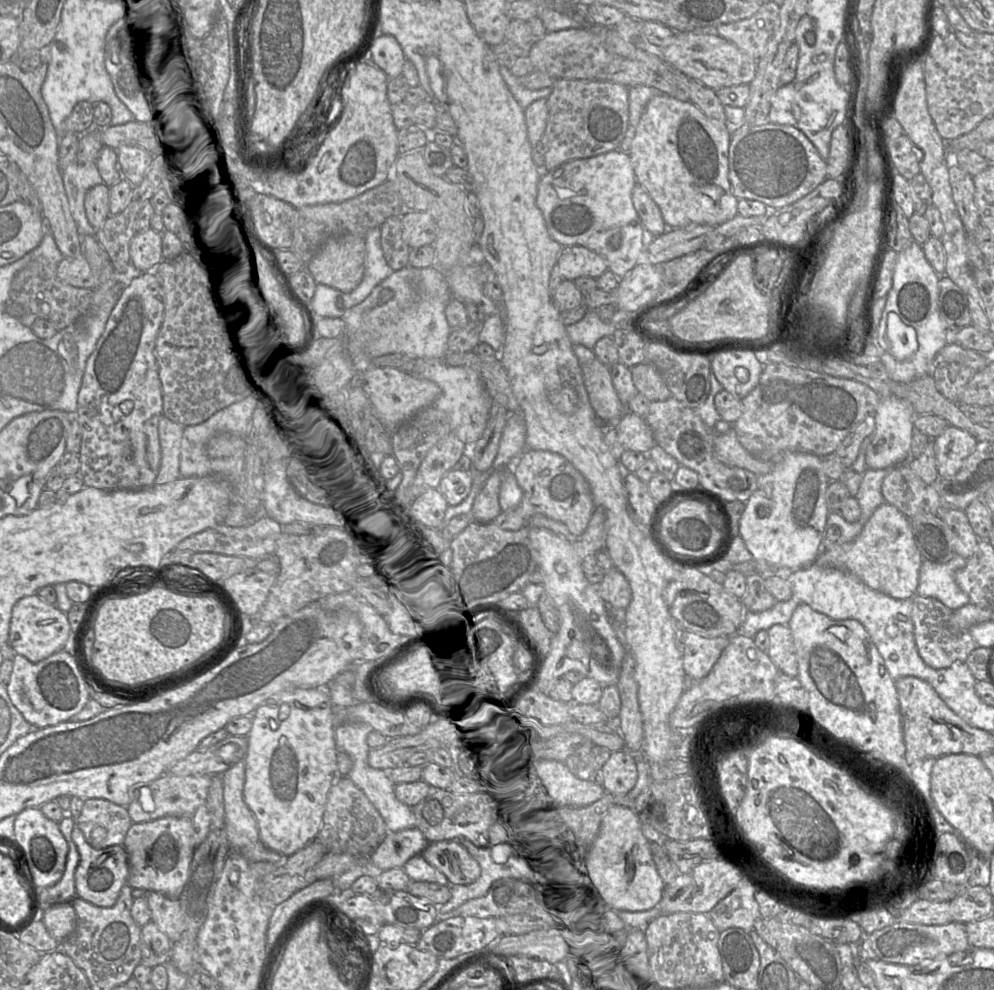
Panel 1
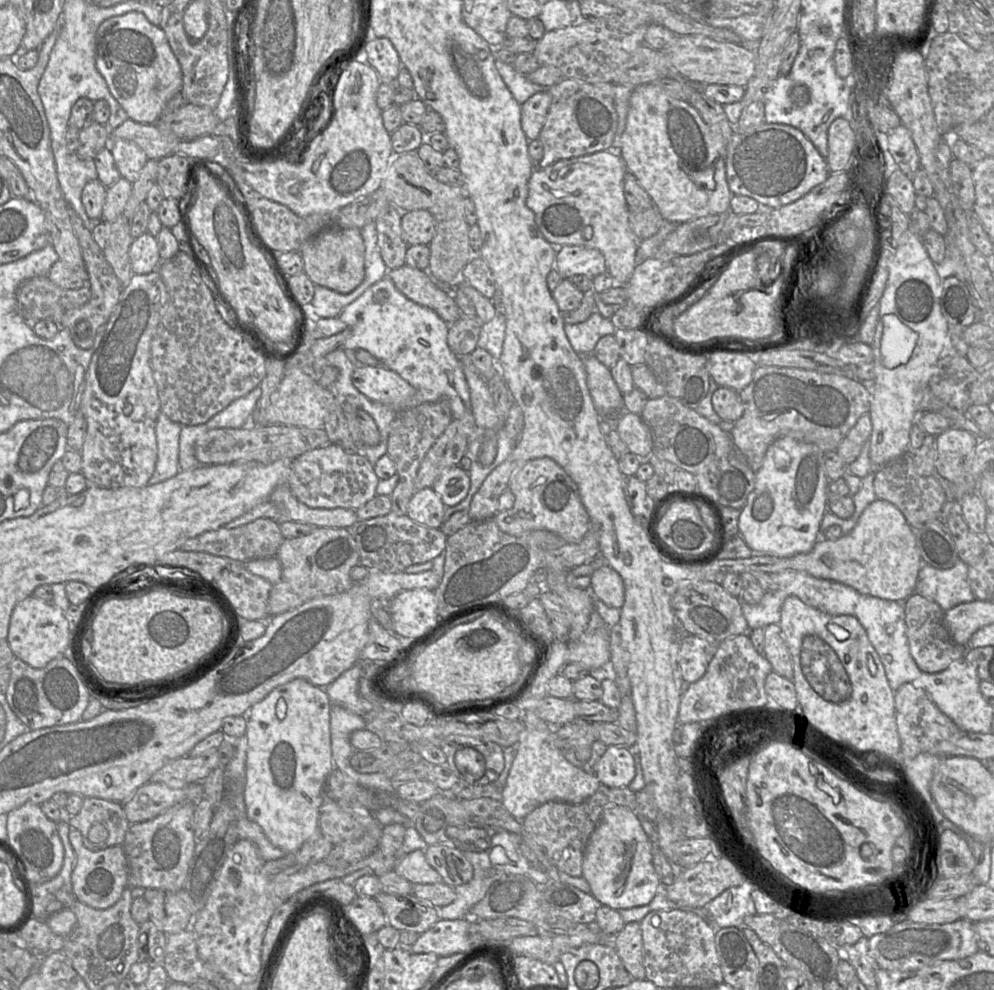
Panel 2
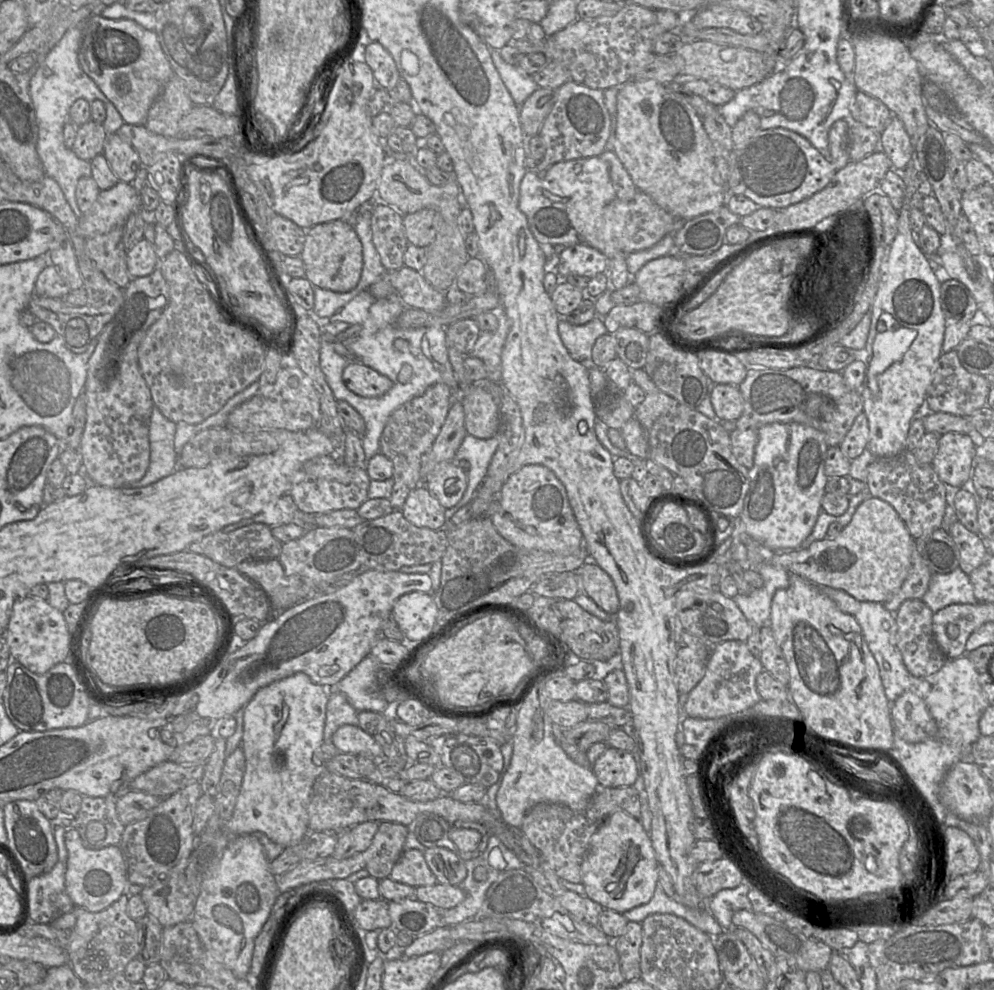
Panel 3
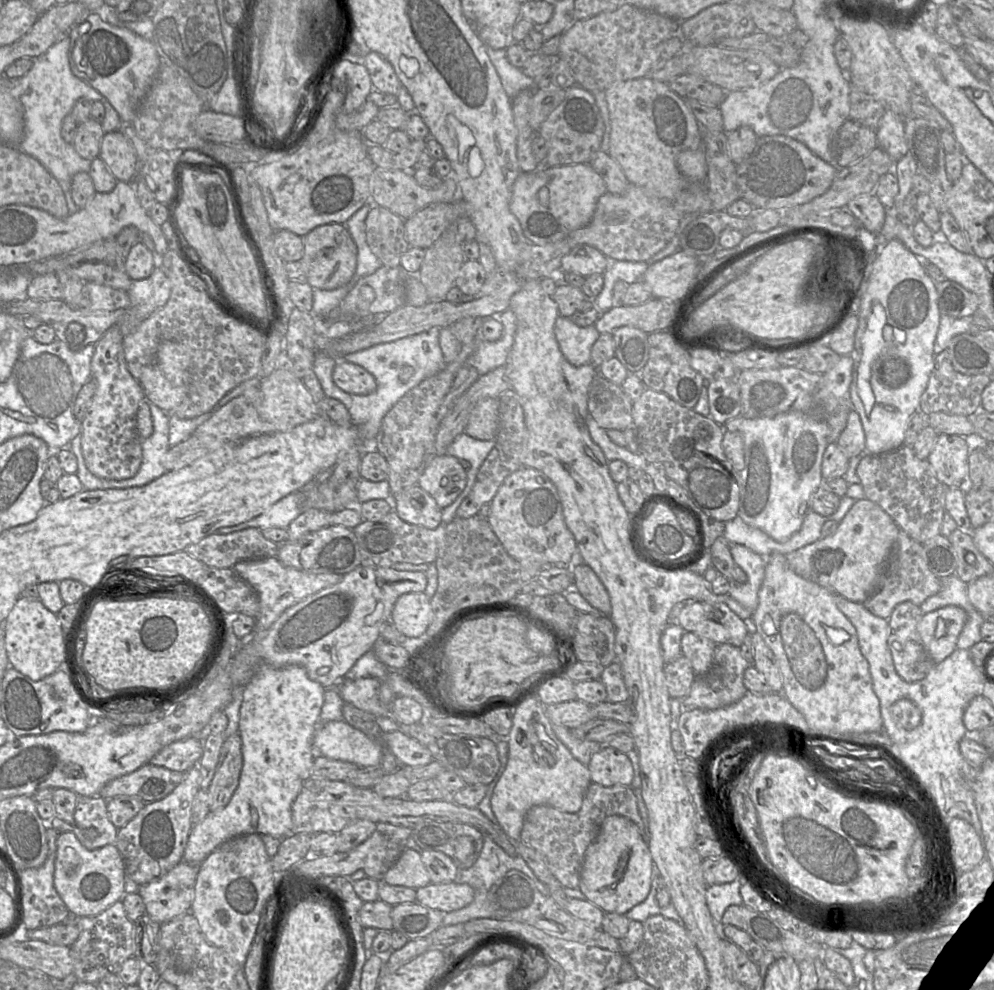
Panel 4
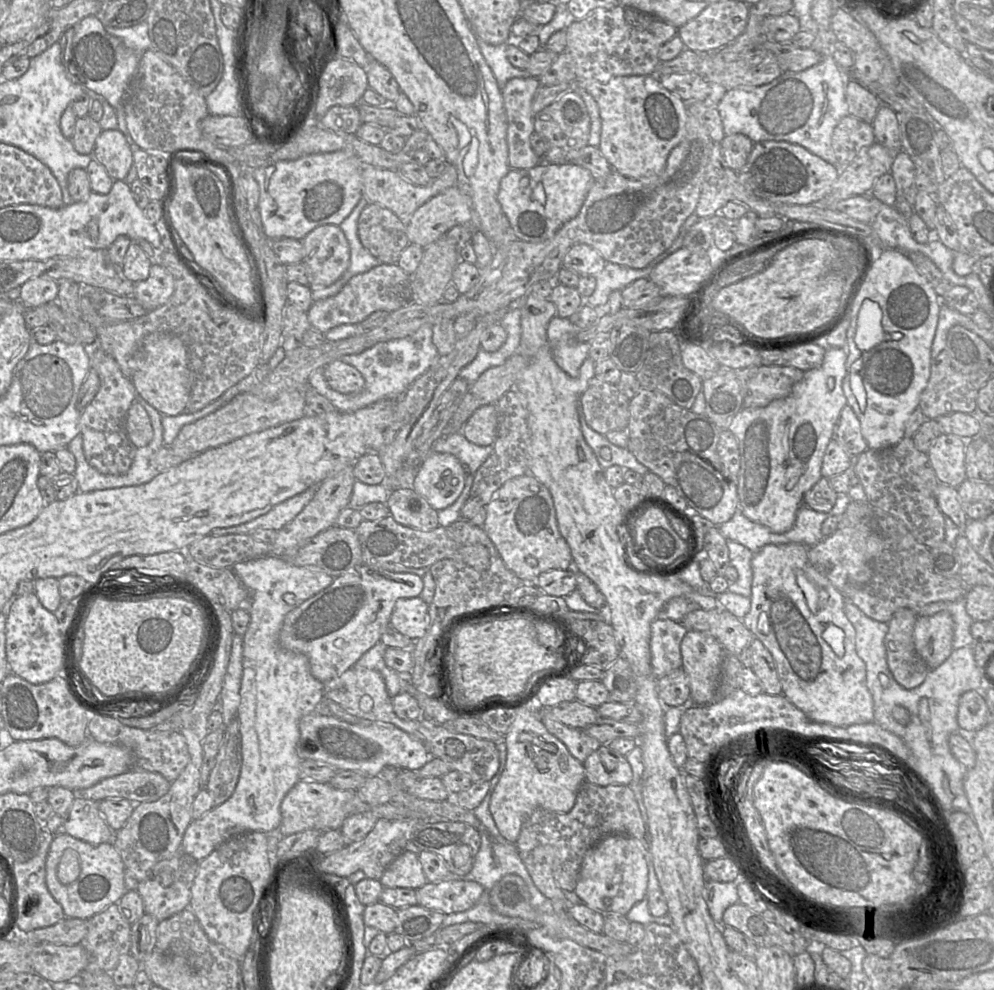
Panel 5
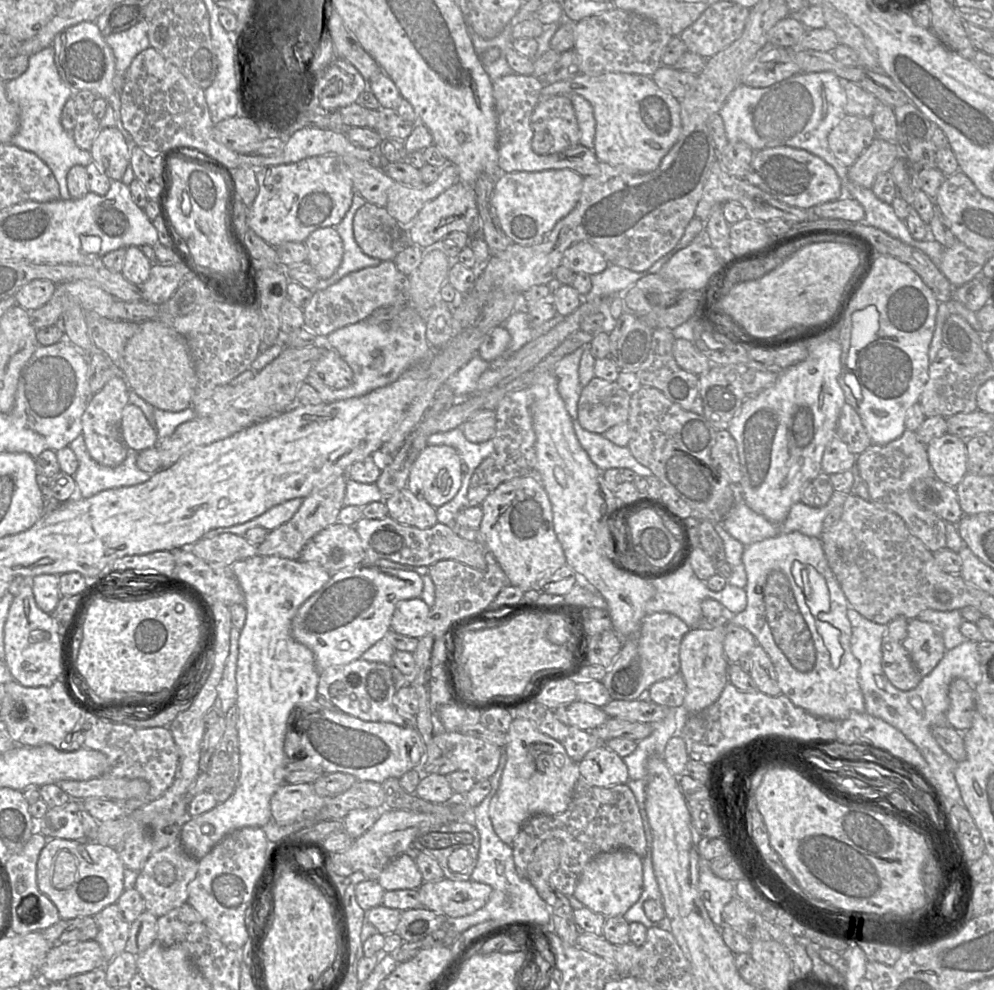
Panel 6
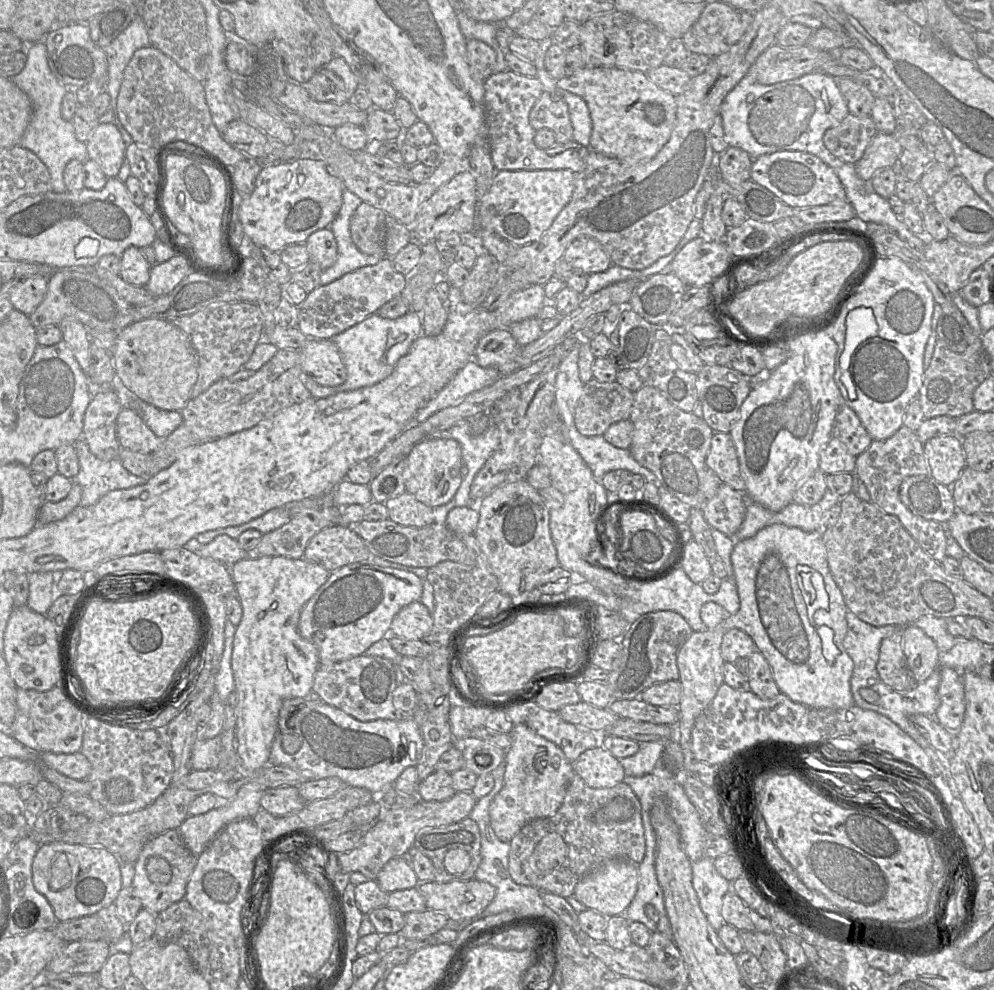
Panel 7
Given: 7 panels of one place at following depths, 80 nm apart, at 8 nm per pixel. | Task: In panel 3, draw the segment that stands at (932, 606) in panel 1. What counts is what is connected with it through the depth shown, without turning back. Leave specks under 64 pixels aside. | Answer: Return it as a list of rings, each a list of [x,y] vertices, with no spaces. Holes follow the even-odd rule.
[[[922,599],[905,600],[897,612],[895,620],[897,630],[897,647],[901,652],[903,662],[910,674],[915,677],[925,677],[934,674],[942,668],[947,660],[933,634],[932,617],[934,612]]]

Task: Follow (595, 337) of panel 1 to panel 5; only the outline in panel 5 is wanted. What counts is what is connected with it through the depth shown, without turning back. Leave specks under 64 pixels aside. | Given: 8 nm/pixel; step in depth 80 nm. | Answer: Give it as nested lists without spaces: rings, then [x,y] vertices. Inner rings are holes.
[[[555,315],[547,325],[547,339],[552,351],[553,359],[562,370],[573,378],[579,376],[580,367],[585,359],[589,357],[590,349],[590,343],[576,340],[578,330],[579,328],[568,318],[562,318],[558,315]]]

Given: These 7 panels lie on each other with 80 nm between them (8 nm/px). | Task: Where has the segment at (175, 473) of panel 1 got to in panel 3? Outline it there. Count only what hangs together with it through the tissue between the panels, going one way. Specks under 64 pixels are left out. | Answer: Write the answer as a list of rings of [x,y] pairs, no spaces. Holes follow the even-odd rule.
[[[154,405],[149,421],[150,462],[147,472],[141,480],[124,487],[145,487],[176,470],[175,431],[176,423],[168,420]]]

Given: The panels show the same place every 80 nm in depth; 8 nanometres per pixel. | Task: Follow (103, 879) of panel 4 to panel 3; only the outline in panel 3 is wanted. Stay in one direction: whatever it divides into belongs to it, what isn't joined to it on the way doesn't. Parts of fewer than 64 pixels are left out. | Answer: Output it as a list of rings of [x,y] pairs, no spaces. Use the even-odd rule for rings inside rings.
[[[67,828],[65,845],[68,851],[65,886],[68,895],[77,907],[90,912],[100,912],[117,901],[130,882],[127,864],[119,845],[111,845],[99,850],[87,849],[74,828]]]

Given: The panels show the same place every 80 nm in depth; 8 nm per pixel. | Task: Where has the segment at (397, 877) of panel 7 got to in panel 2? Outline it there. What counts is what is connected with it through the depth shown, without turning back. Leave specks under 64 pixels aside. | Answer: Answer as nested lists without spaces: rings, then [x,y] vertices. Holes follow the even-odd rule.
[[[415,850],[401,858],[394,871],[411,884],[442,883],[441,875],[428,863],[423,850]]]

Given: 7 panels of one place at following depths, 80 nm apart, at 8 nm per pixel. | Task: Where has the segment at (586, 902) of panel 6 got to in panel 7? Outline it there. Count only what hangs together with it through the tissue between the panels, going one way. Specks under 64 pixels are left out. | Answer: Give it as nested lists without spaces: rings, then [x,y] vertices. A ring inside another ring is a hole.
[[[613,859],[584,875],[576,884],[573,896],[588,909],[606,917],[623,915],[635,897],[638,882],[638,864],[628,859]]]

